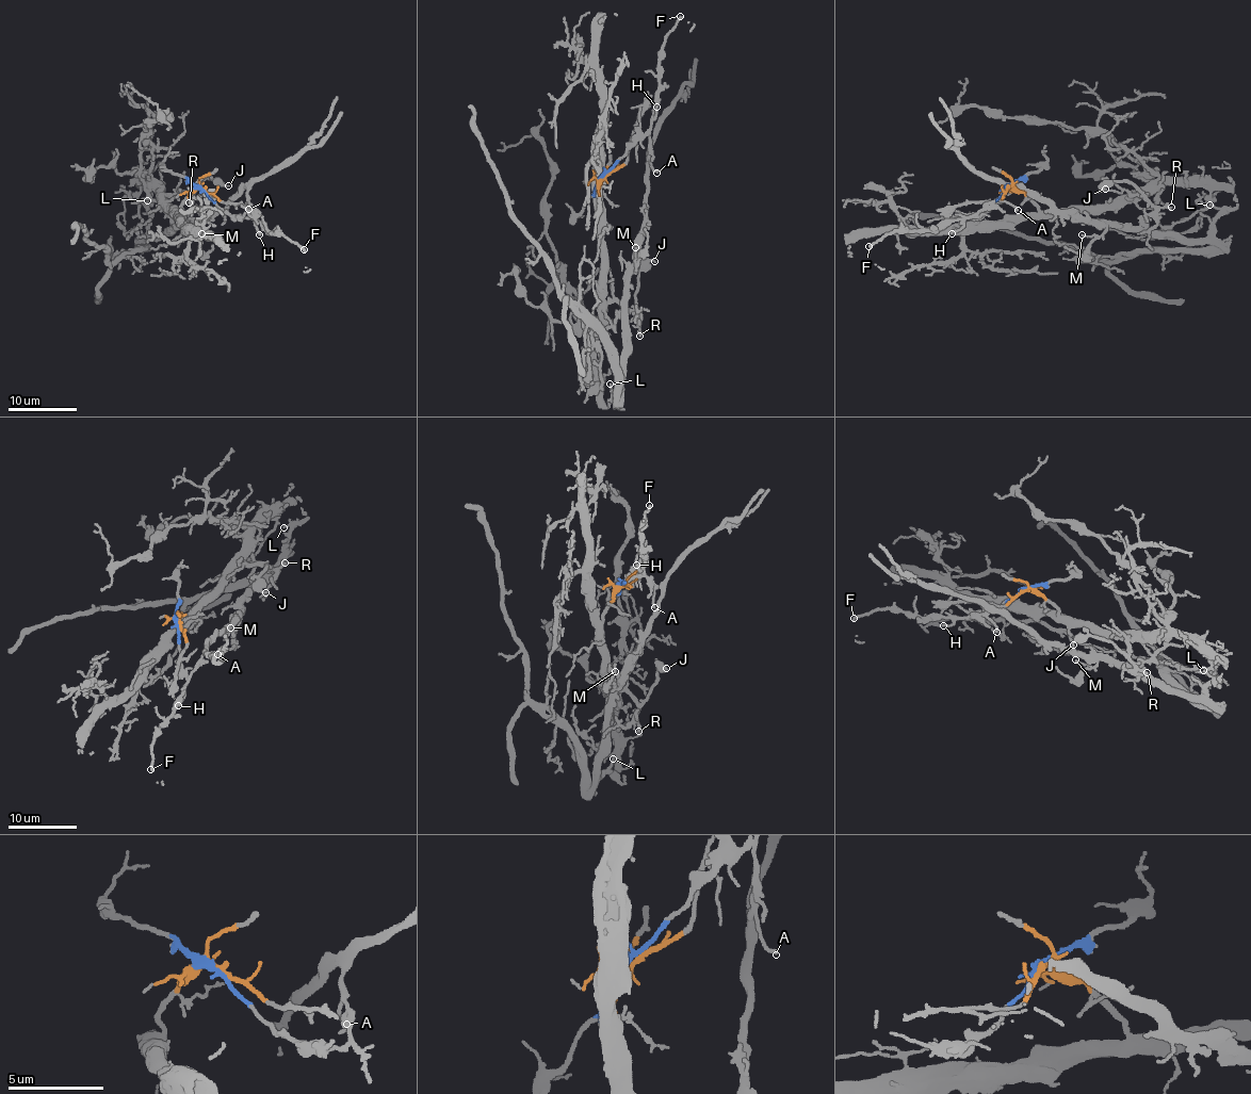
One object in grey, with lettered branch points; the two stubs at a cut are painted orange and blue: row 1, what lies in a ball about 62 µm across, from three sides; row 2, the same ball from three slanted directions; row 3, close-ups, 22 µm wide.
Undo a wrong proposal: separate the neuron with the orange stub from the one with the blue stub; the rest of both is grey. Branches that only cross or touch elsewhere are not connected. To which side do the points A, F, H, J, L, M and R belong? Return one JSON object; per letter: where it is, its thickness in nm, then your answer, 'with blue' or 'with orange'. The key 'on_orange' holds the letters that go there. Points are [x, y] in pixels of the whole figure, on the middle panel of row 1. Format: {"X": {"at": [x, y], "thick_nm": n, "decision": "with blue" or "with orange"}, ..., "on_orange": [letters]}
{"A": {"at": [656, 173], "thick_nm": 160, "decision": "with blue"}, "F": {"at": [680, 16], "thick_nm": 200, "decision": "with blue"}, "H": {"at": [656, 107], "thick_nm": 130, "decision": "with blue"}, "J": {"at": [654, 261], "thick_nm": 140, "decision": "with orange"}, "L": {"at": [610, 384], "thick_nm": 110, "decision": "with blue"}, "M": {"at": [635, 247], "thick_nm": 130, "decision": "with blue"}, "R": {"at": [639, 336], "thick_nm": 120, "decision": "with orange"}, "on_orange": ["J", "R"]}

